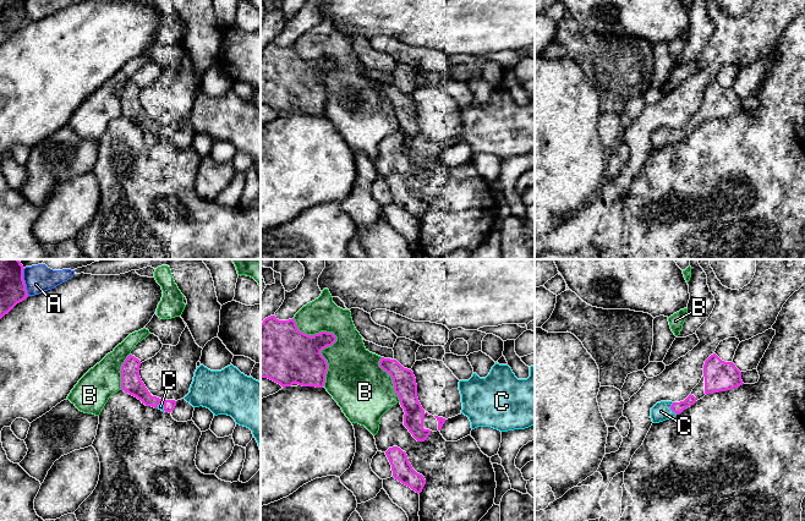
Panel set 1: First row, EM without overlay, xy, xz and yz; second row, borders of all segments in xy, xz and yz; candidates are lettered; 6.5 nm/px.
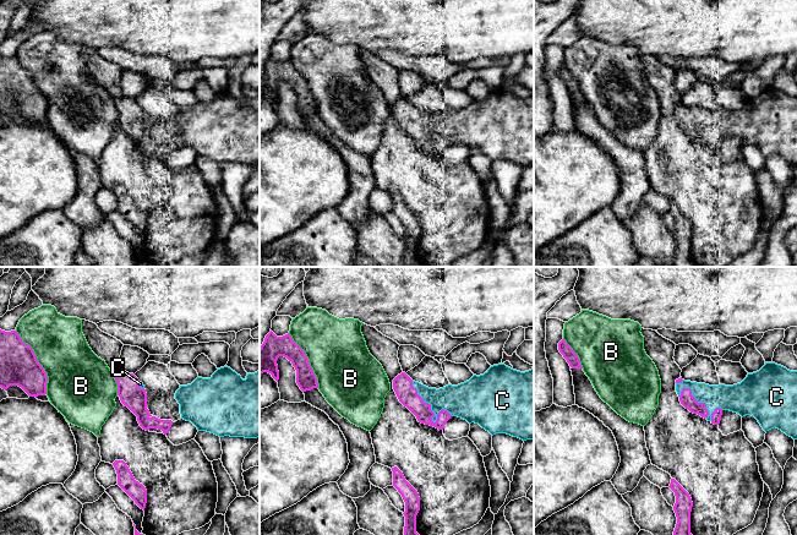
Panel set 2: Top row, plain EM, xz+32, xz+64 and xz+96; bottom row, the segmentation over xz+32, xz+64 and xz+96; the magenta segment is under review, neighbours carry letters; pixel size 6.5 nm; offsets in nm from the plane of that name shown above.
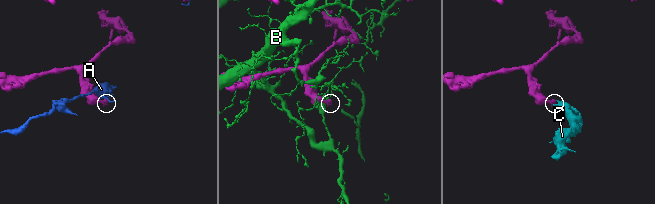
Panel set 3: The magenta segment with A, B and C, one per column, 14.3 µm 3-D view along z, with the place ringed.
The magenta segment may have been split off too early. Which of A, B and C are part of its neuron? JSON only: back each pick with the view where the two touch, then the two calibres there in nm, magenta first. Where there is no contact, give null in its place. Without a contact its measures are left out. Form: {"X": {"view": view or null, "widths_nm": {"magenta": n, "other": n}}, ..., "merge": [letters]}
{"C": {"view": "yz", "widths_nm": {"magenta": 80, "other": 120}}, "merge": ["C"]}

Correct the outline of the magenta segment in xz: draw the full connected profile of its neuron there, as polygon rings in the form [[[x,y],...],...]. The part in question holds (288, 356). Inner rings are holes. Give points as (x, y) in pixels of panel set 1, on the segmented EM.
[[[270,316],[261,323],[261,378],[268,378],[283,388],[292,384],[323,388],[328,363],[321,351],[335,341],[336,336],[333,333],[307,335],[299,330],[294,318],[279,320]]]

